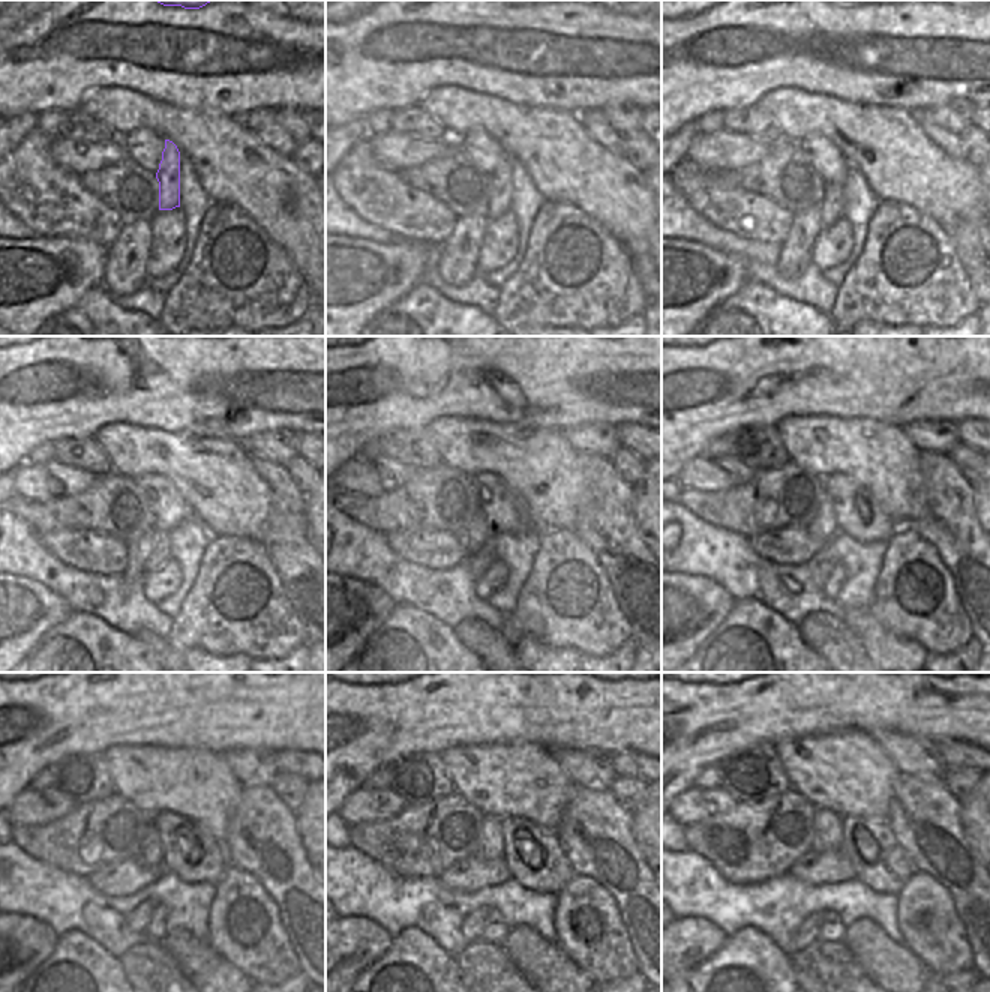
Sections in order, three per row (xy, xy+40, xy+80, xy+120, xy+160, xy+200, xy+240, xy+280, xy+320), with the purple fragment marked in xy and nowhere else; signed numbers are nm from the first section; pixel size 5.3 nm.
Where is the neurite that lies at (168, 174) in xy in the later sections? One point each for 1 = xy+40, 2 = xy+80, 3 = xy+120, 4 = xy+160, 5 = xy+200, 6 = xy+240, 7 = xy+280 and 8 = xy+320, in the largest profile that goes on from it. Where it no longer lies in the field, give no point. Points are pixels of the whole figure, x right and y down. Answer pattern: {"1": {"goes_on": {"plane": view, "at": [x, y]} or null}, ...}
{"1": {"goes_on": {"plane": "xy+40", "at": [501, 182]}}, "2": {"goes_on": {"plane": "xy+80", "at": [831, 204]}}, "3": {"goes_on": {"plane": "xy+120", "at": [161, 551]}}, "4": {"goes_on": {"plane": "xy+160", "at": [479, 563]}}, "5": {"goes_on": {"plane": "xy+200", "at": [821, 572]}}, "6": {"goes_on": {"plane": "xy+240", "at": [138, 920]}}, "7": {"goes_on": {"plane": "xy+280", "at": [473, 926]}}, "8": {"goes_on": {"plane": "xy+320", "at": [807, 932]}}}

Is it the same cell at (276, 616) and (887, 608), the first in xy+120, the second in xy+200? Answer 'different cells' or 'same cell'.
same cell

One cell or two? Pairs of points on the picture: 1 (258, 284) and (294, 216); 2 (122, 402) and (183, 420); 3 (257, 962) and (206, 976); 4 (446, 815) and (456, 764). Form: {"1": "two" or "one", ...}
{"1": "two", "2": "one", "3": "two", "4": "two"}

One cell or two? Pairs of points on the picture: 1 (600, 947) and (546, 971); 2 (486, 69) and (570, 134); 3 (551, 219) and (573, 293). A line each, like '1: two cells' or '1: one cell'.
1: two cells
2: two cells
3: one cell

